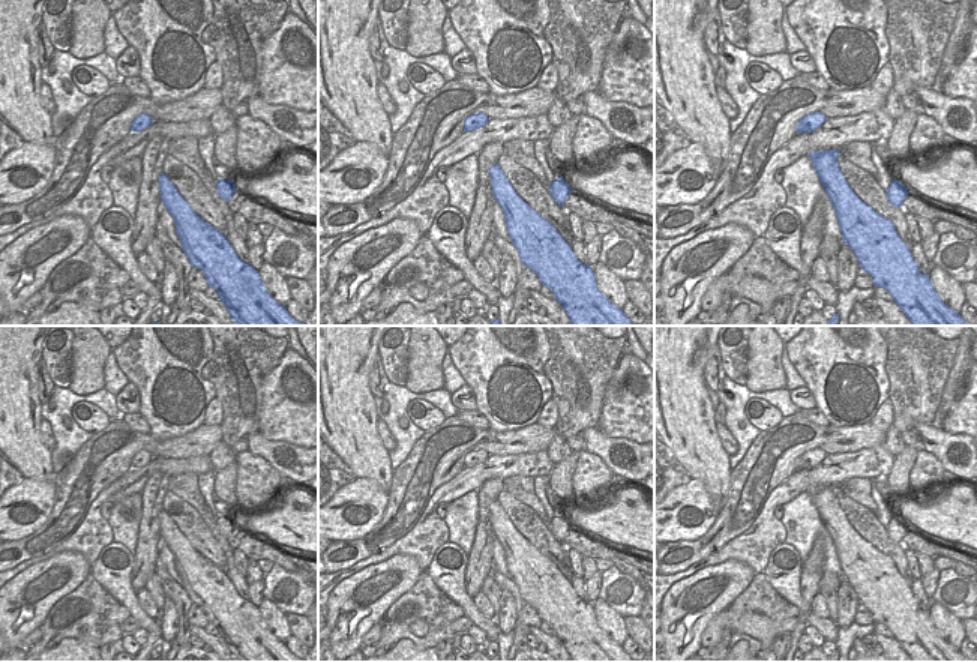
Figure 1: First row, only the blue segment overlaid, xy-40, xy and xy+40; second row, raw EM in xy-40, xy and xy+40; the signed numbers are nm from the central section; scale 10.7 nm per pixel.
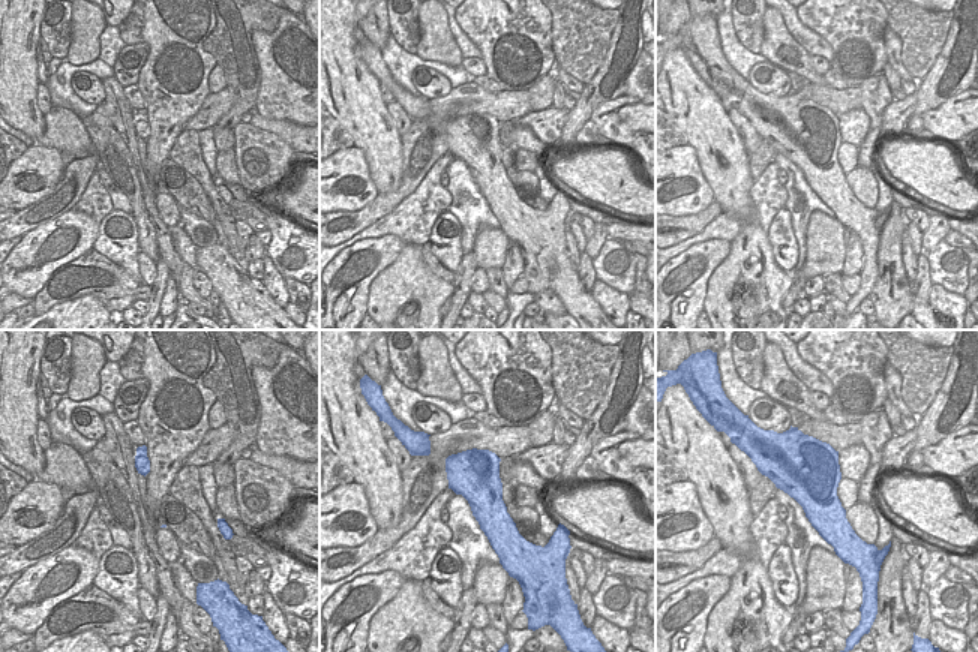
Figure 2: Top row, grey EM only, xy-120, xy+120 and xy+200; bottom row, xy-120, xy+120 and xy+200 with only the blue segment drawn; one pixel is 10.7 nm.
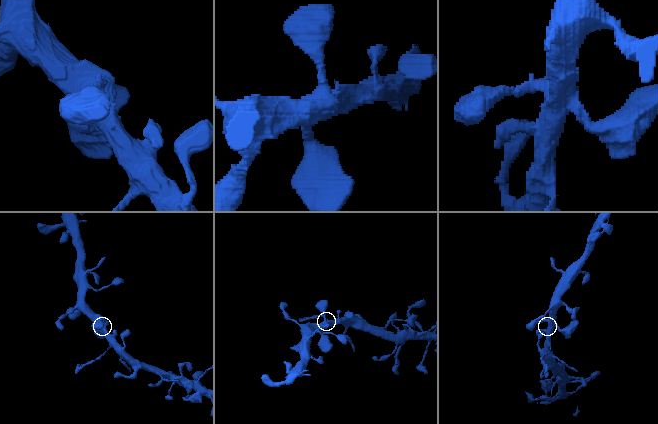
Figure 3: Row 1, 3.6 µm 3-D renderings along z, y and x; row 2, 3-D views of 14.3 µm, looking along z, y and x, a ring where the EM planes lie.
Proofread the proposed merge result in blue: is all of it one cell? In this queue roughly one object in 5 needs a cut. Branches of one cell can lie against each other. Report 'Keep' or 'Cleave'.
Keep

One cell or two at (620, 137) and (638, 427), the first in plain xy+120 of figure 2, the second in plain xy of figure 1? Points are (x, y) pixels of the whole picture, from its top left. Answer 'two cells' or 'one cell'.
two cells

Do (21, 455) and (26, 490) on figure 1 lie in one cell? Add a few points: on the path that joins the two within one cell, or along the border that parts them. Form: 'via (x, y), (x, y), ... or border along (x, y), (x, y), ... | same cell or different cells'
border along (24, 478), (53, 479) | different cells

